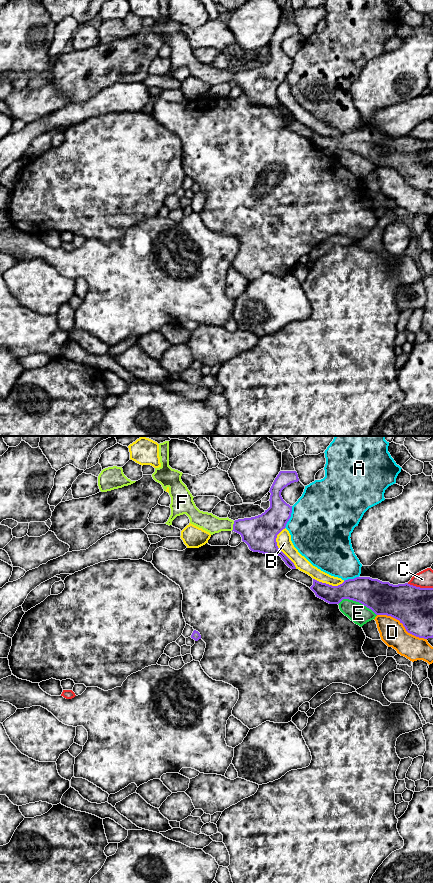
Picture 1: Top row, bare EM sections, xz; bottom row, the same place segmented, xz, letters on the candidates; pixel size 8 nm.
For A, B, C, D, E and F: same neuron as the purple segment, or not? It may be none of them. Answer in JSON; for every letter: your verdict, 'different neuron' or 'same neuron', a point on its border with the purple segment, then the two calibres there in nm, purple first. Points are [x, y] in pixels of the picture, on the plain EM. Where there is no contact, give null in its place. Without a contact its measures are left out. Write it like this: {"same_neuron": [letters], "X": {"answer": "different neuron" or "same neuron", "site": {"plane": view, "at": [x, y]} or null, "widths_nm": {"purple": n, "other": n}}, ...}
{"same_neuron": ["F"], "A": {"answer": "different neuron", "site": {"plane": "xz", "at": [290, 68]}, "widths_nm": {"purple": 240, "other": 500}}, "B": {"answer": "different neuron", "site": {"plane": "xz", "at": [278, 100]}, "widths_nm": {"purple": 280, "other": 120}}, "C": {"answer": "different neuron", "site": {"plane": "xz", "at": [419, 139]}, "widths_nm": {"purple": 320, "other": 140}}, "D": {"answer": "different neuron", "site": {"plane": "xz", "at": [403, 177]}, "widths_nm": {"purple": 320, "other": 200}}, "E": {"answer": "different neuron", "site": {"plane": "xz", "at": [357, 153]}, "widths_nm": {"purple": 260, "other": 160}}, "F": {"answer": "same neuron", "site": {"plane": "xz", "at": [233, 78]}, "widths_nm": {"purple": 280, "other": 140}}}

